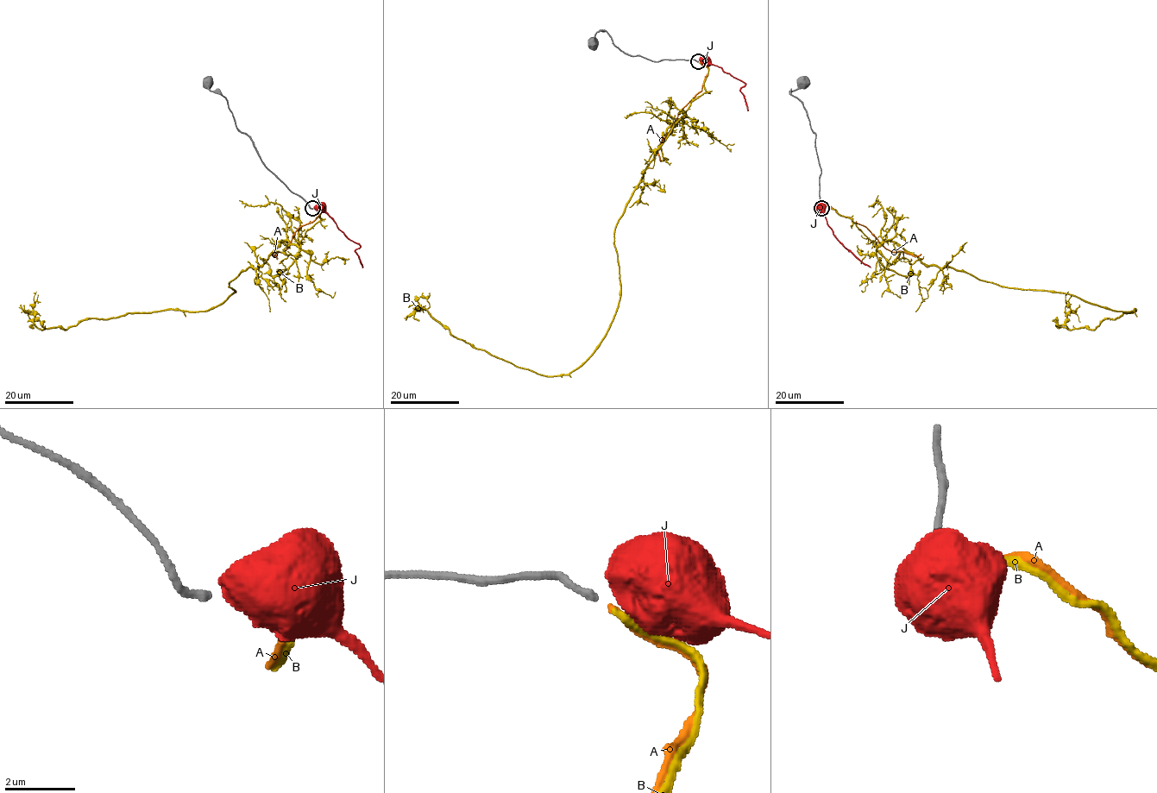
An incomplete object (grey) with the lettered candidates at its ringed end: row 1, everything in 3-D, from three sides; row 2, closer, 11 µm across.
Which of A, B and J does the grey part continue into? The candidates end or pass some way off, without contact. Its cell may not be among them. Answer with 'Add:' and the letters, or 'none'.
Add: B

